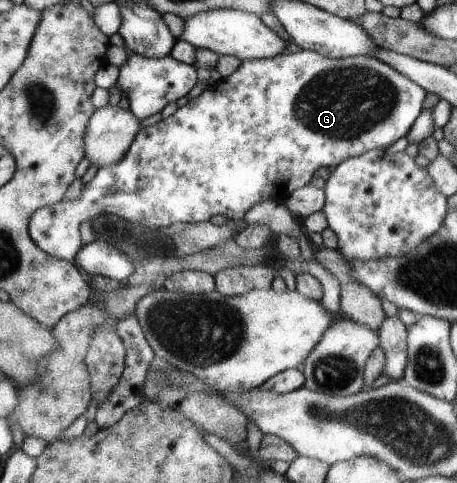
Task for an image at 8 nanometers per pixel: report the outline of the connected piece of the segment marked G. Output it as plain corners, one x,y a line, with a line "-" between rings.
308,49
298,50
291,54
282,53
269,59
246,59
241,61
239,67
231,75
207,84
206,88
198,96
187,100
177,107
176,111
164,120
160,120
153,126
142,128
129,146
125,156
116,165
98,169
91,180
83,184
81,195
76,200
62,200
53,205
41,208
33,214
29,224
29,231
34,242
37,242
42,250
57,259
71,261
74,255
81,249
78,225
84,219
90,219
98,214
118,216
154,229
169,229
169,227
181,227
193,222
206,222
212,216
222,215
230,220
243,218
244,213
263,199
284,200
293,190
310,182
312,173
320,166
336,166
350,157
360,156
372,149
386,148
401,136
406,136
410,124
422,110
423,88
411,79
402,76
386,63
381,63
374,57
354,55
353,57
338,57
333,59
323,54
318,54

